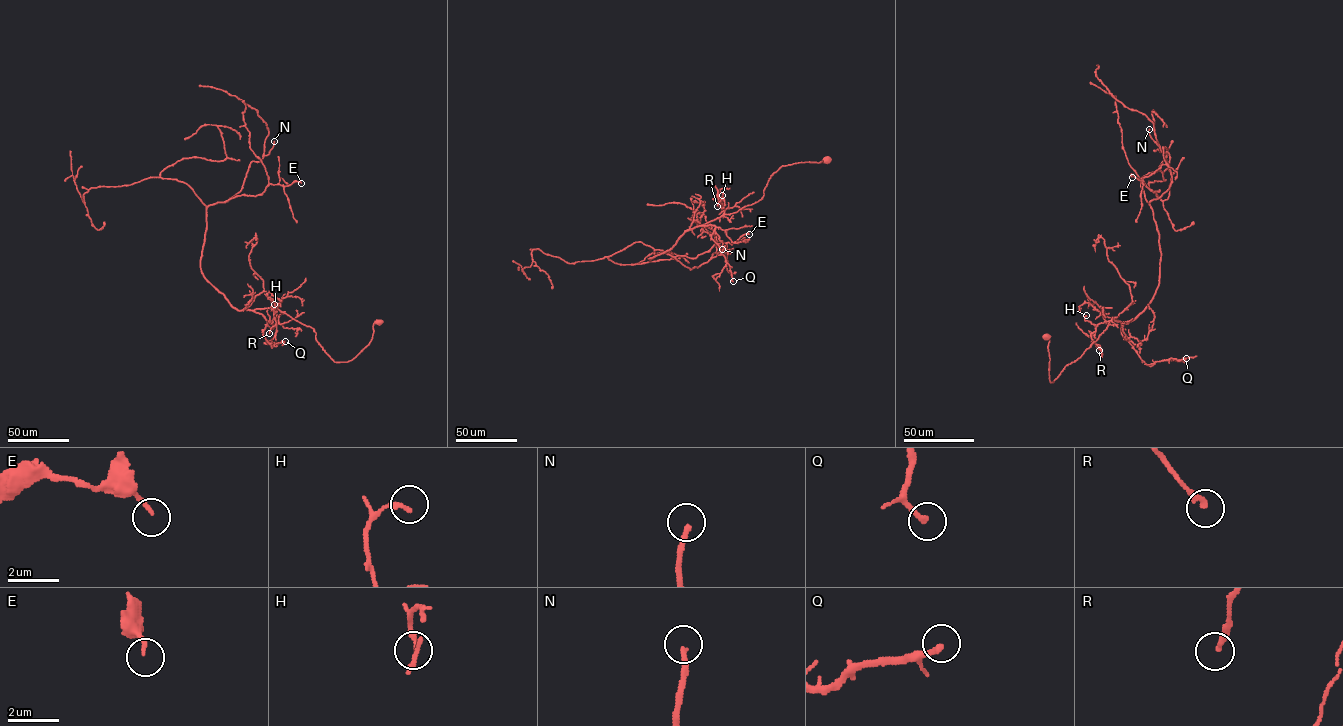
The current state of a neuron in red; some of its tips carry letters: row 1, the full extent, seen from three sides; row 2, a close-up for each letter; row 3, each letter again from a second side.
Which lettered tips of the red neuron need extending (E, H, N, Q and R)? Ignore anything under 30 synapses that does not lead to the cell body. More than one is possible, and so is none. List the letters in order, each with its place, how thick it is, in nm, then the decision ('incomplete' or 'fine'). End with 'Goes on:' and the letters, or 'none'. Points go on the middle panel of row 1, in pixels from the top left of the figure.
E: place (749, 234); calibre 140 nm; fine
H: place (722, 195); calibre 160 nm; fine
N: place (722, 249); calibre 200 nm; incomplete
Q: place (733, 281); calibre 220 nm; fine
R: place (717, 206); calibre 240 nm; fine
Goes on: N

